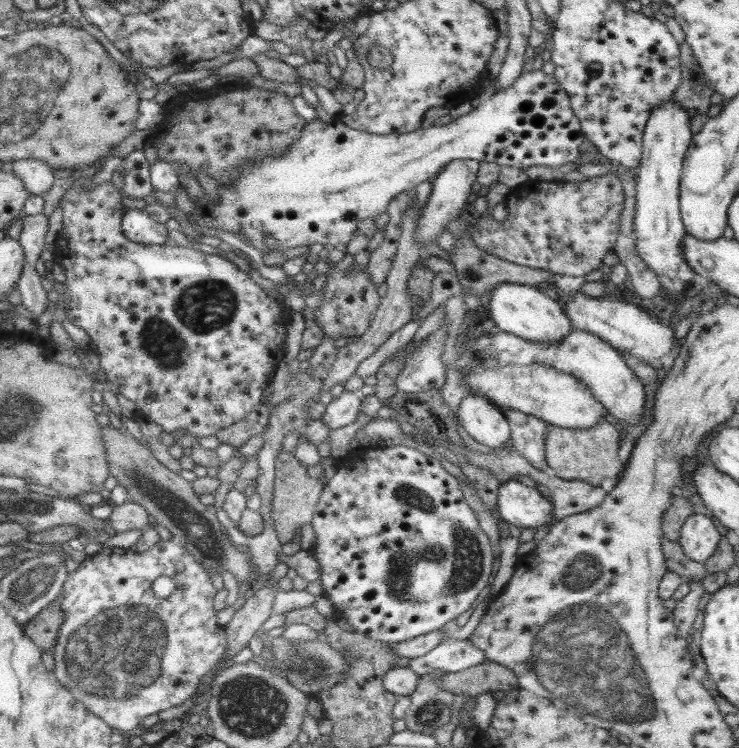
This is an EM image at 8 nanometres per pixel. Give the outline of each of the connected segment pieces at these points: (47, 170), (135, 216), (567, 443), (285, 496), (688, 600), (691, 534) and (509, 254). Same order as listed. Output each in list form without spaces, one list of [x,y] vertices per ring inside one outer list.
[[[38,159],[14,160],[12,163],[6,164],[4,170],[16,174],[24,182],[24,190],[29,195],[44,196],[55,182],[53,168]]]
[[[127,211],[122,218],[124,236],[142,245],[162,245],[169,242],[168,228],[158,224],[145,212]]]
[[[612,419],[603,420],[586,430],[548,425],[545,459],[551,472],[564,480],[584,481],[592,486],[600,486],[606,478],[617,478],[624,467],[618,457],[622,437],[623,433]]]
[[[279,451],[274,462],[275,485],[272,501],[272,520],[278,532],[278,538],[282,544],[291,542],[296,530],[306,524],[312,524],[315,506],[318,504],[324,486],[316,486],[316,478],[310,477],[306,473],[306,467],[295,458],[294,453]]]
[[[690,580],[689,593],[680,601],[676,601],[673,611],[674,626],[686,636],[692,632],[694,620],[698,616],[698,606],[700,606],[700,596],[704,594],[705,588],[700,580]]]
[[[692,513],[682,525],[677,543],[688,558],[704,563],[714,554],[720,539],[721,535],[711,519]]]
[[[616,174],[590,177],[588,181],[581,183],[548,183],[528,179],[508,193],[504,203],[510,215],[506,221],[498,222],[485,214],[479,214],[478,219],[468,227],[468,233],[476,247],[490,256],[560,275],[586,276],[592,270],[601,268],[604,256],[614,249],[625,199],[620,177]]]

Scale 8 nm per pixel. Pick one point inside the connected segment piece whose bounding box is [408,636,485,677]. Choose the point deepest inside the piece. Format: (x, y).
(453, 654)

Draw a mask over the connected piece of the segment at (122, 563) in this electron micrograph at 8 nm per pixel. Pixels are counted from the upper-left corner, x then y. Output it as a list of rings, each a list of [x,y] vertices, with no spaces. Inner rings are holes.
[[[160,539],[152,548],[144,552],[132,551],[131,549],[125,550],[119,547],[107,547],[94,555],[86,555],[86,558],[80,563],[80,567],[76,571],[68,573],[68,578],[61,590],[63,622],[58,631],[55,646],[51,650],[54,661],[54,670],[52,672],[56,680],[74,696],[74,699],[84,705],[89,710],[89,713],[94,714],[100,720],[104,720],[108,726],[117,732],[120,732],[120,730],[132,731],[147,716],[182,705],[198,691],[200,681],[220,663],[220,658],[224,659],[224,656],[226,656],[227,638],[225,629],[222,629],[222,626],[216,623],[217,611],[212,606],[216,593],[217,590],[212,585],[208,570],[203,569],[202,565],[174,540]],[[160,576],[169,576],[175,582],[174,592],[166,598],[156,598],[151,589],[154,580],[160,578]]]

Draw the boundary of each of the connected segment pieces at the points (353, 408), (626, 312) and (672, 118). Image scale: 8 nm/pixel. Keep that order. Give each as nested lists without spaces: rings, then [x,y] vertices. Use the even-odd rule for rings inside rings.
[[[344,391],[337,398],[326,405],[327,410],[321,421],[329,430],[339,430],[342,426],[349,426],[361,411],[361,400],[354,391]]]
[[[579,290],[566,300],[566,316],[572,322],[574,329],[585,330],[595,334],[604,342],[607,342],[612,348],[619,350],[621,354],[632,353],[633,357],[639,358],[639,361],[648,364],[654,360],[661,362],[660,358],[670,354],[673,350],[679,352],[679,343],[674,341],[674,326],[670,323],[664,323],[656,317],[646,313],[646,310],[633,303],[626,301],[607,300],[602,297],[588,296],[582,294]]]
[[[673,98],[652,109],[643,134],[643,151],[637,168],[634,232],[636,249],[642,260],[656,273],[661,286],[680,292],[692,286],[695,272],[685,261],[682,242],[687,230],[681,219],[679,184],[682,165],[693,134],[689,114]]]

